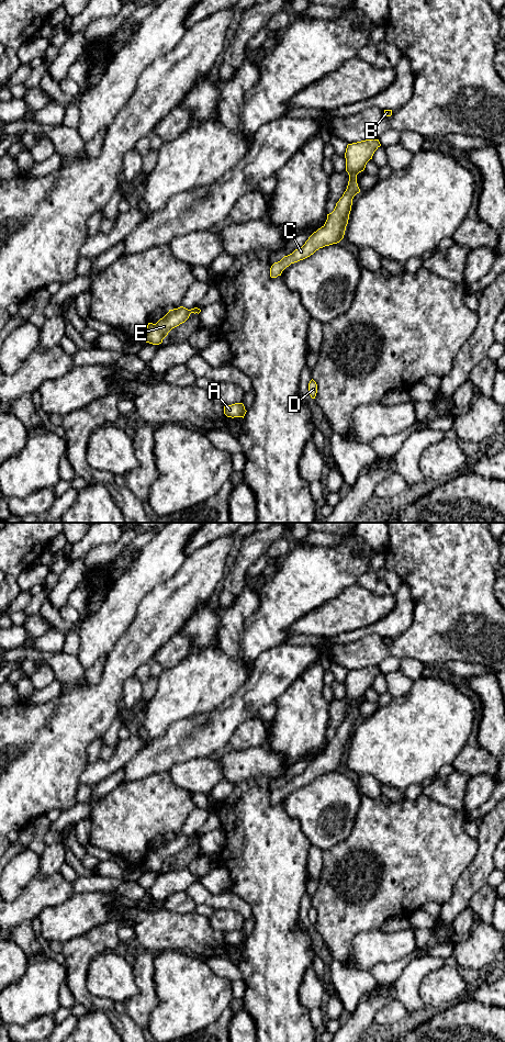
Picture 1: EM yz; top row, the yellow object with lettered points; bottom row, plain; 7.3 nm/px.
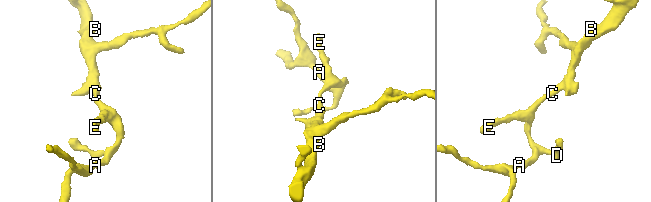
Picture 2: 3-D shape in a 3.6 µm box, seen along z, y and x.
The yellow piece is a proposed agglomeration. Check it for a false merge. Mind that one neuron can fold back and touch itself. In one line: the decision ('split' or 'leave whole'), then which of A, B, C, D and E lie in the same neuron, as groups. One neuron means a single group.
leave whole | A B C D E

